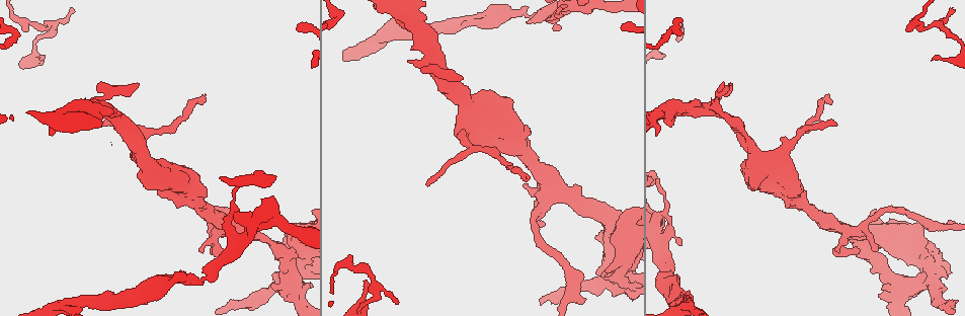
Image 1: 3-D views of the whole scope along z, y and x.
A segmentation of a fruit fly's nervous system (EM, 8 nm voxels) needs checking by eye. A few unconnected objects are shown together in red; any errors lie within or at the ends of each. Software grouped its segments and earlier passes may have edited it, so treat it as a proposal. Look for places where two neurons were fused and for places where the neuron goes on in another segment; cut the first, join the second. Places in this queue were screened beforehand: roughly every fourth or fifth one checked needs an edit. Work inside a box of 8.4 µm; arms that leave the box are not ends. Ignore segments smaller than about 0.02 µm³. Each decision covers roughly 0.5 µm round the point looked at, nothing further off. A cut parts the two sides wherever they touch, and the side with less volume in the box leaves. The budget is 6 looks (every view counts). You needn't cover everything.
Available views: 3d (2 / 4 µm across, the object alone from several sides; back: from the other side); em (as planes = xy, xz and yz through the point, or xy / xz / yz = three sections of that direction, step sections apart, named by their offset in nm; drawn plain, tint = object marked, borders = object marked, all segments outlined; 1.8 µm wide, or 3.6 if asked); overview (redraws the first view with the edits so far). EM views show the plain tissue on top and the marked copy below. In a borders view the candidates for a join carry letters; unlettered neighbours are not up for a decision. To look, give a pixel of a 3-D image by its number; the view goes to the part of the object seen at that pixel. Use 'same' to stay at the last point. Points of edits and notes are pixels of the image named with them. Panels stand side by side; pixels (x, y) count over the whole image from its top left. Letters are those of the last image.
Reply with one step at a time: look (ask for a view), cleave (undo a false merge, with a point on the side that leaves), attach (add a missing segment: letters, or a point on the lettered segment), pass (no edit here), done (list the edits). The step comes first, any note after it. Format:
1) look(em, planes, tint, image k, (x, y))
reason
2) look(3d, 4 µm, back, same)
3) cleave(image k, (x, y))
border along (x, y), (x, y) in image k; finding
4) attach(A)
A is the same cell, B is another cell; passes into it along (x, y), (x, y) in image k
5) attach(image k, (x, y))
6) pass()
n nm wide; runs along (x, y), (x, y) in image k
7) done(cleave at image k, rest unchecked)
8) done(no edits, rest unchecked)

look(em, planes, tint, image 1, (300, 270))
sharp bend

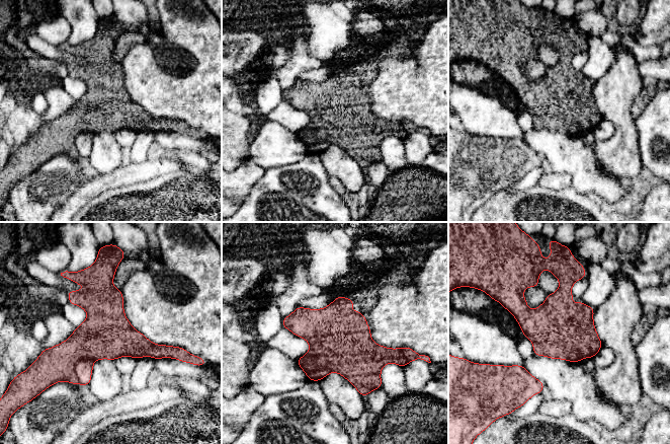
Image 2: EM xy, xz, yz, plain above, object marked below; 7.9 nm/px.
look(em, planes, borders, same)
what lies round it

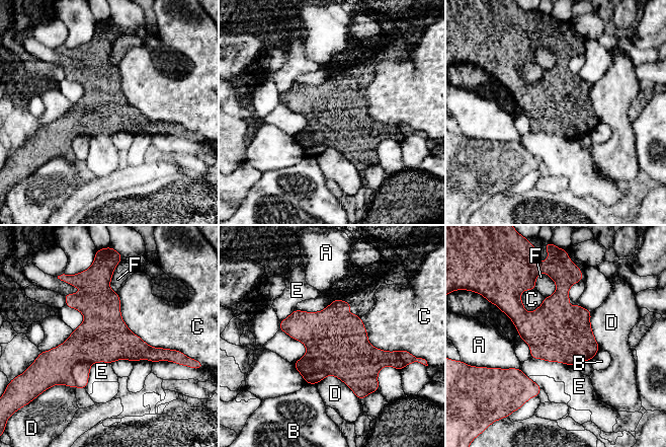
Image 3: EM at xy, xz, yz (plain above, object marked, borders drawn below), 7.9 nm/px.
cleave(image 3, (91, 343))
C touches over 650 nm; A, B, C, D, E and F are other cells; border along (89, 363), (73, 367), (74, 385) in image 3; two neurons meet here

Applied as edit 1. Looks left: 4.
look(3d, 4 µm, image 1, (524, 15))
abrupt turn

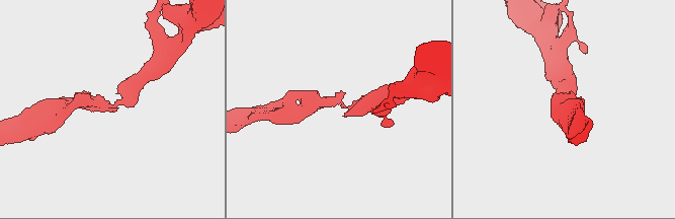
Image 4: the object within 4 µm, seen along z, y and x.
look(em, xy, step 4, tint, image 4, (113, 105))

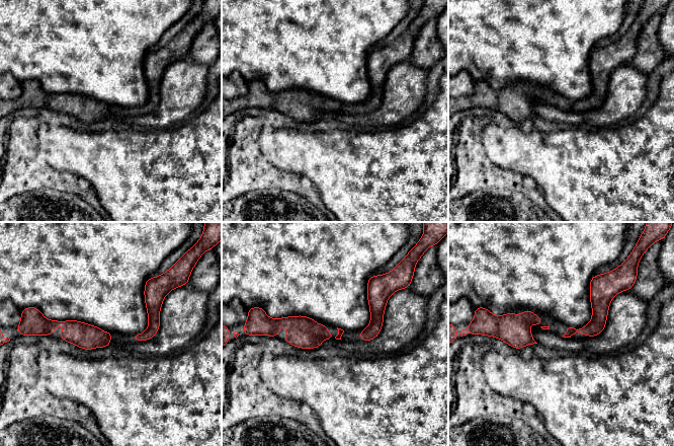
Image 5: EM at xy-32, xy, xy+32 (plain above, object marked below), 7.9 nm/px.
look(em, xy, step 4, borders, same)

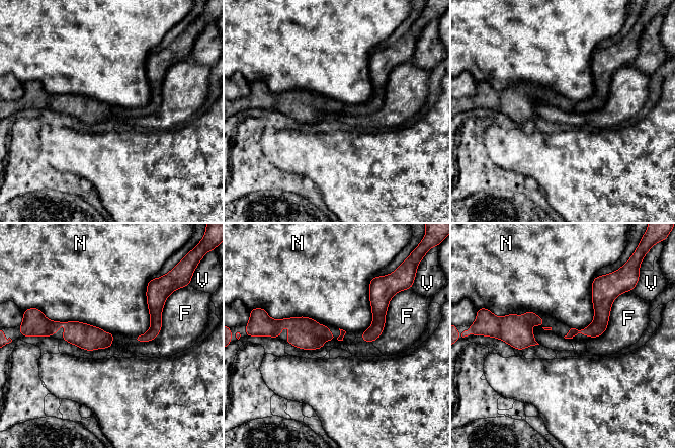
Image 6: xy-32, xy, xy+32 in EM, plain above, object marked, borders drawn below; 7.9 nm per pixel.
pass()
70 nm wide; F, N and V are other cells; runs along (50, 331), (112, 336) in image 6; continuous, no second neuron

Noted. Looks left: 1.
done(cleave at image 3, rest unchecked)

